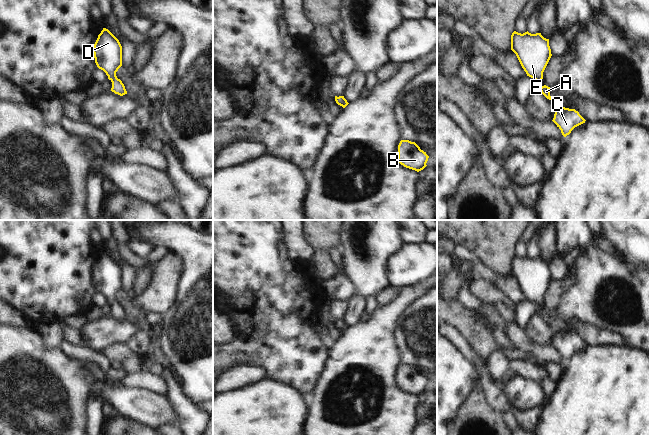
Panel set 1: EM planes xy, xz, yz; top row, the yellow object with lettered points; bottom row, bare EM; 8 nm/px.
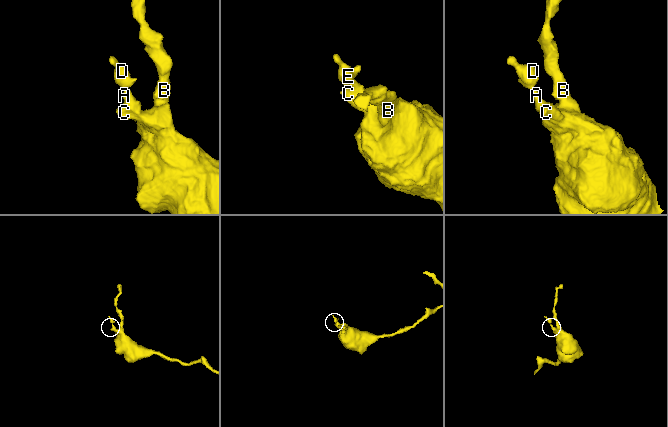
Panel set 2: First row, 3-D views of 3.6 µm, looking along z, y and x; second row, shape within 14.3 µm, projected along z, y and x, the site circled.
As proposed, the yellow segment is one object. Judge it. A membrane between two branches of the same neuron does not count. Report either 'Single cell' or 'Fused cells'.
Single cell.

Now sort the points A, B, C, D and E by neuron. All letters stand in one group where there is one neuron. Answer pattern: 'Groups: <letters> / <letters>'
Groups: A B C D E.

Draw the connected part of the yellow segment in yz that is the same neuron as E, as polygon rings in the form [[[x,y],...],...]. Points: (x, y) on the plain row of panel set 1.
[[[514,255],[511,259],[511,274],[516,278],[527,300],[542,306],[543,296],[552,280],[549,263],[541,257],[521,258]]]

